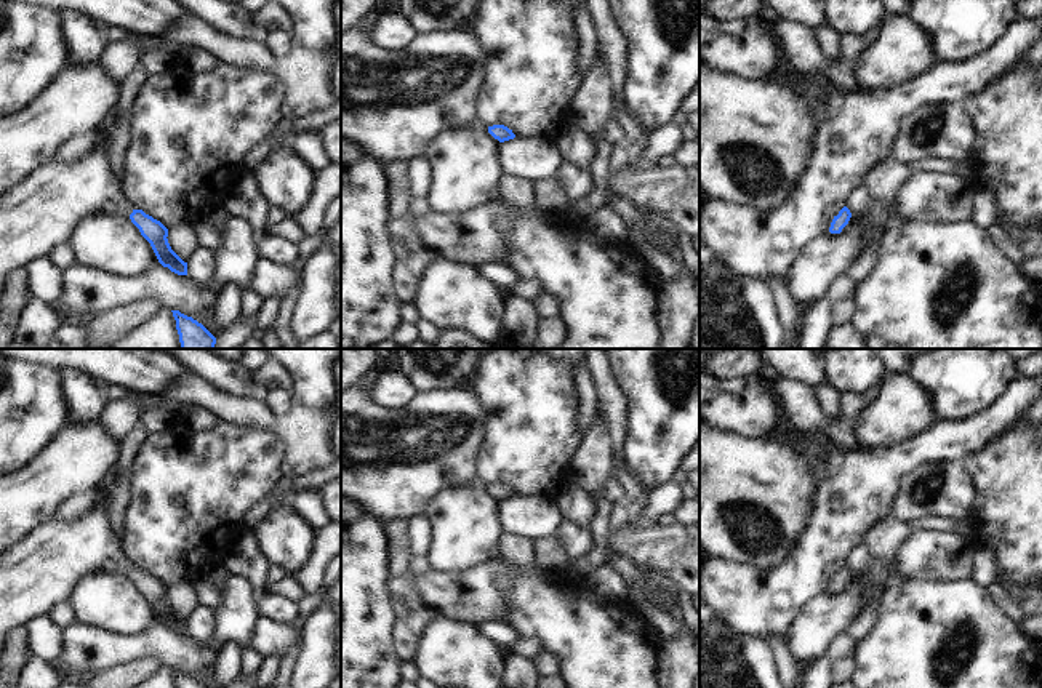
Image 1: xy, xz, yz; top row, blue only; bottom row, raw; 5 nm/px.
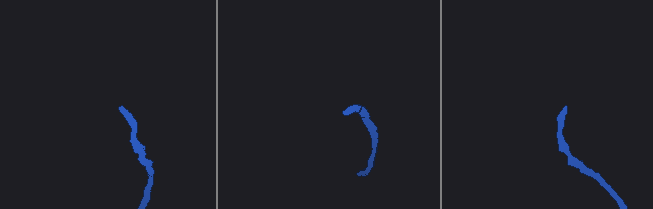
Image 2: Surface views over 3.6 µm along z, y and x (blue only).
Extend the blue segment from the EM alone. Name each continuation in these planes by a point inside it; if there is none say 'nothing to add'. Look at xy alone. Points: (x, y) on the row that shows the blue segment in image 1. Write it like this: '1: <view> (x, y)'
1: xy (40, 213)

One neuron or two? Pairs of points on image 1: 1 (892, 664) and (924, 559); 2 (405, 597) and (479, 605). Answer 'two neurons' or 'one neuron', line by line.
1: two neurons
2: one neuron

